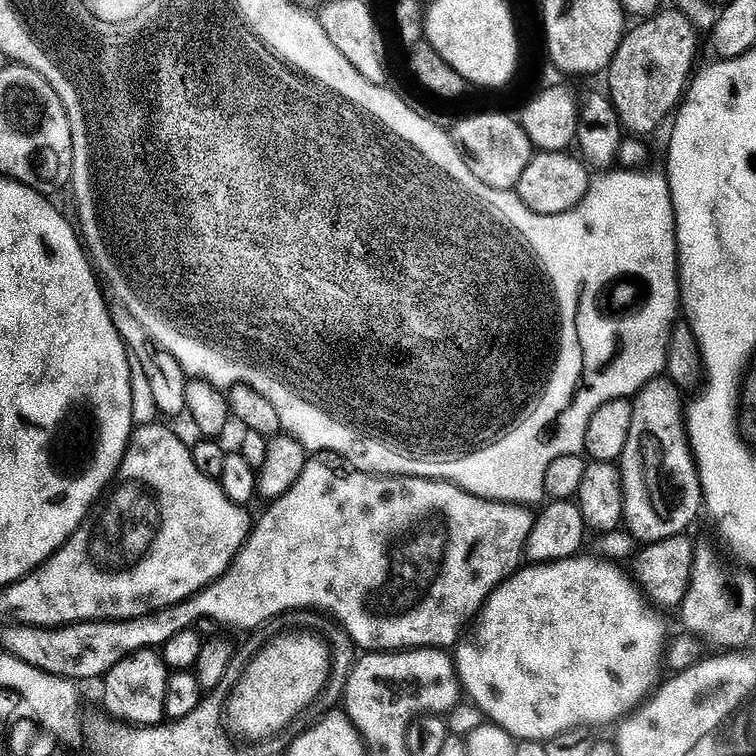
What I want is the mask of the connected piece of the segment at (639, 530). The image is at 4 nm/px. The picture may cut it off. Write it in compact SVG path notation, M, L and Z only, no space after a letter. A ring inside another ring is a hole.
M657 378L655 380L651 380L648 385L646 385L646 387L644 387L644 389L642 389L640 392L636 393L634 397L634 405L632 407L632 422L630 424L630 438L626 442L626 450L624 451L623 456L621 456L618 461L618 467L620 473L622 474L622 478L624 479L624 524L626 525L627 531L630 533L633 541L639 542L641 545L657 544L658 542L662 542L663 540L669 540L670 538L674 538L675 536L685 535L685 533L689 531L687 528L690 527L691 524L699 518L700 512L702 516L702 509L705 507L704 492L700 489L700 470L696 467L696 457L692 455L692 446L688 438L688 430L686 427L686 400L683 400L683 398L680 397L680 394L682 394L681 389L677 387L676 384L672 382L672 380L668 378Z

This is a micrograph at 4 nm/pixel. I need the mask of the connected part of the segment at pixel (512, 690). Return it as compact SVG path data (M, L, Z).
M581 554L570 560L559 560L553 564L521 567L512 579L504 581L500 587L493 590L492 596L485 604L484 611L478 620L480 636L474 637L473 640L465 639L455 649L456 673L460 676L460 683L467 699L477 706L491 723L506 729L517 741L539 740L547 742L564 732L571 732L573 728L593 726L592 724L608 724L611 720L613 722L619 721L629 712L639 708L657 683L656 671L659 670L660 664L662 668L661 656L666 648L663 622L652 614L653 609L650 607L649 601L645 599L639 587L630 579L629 573L625 569L624 572L620 569L623 567L589 556Z

